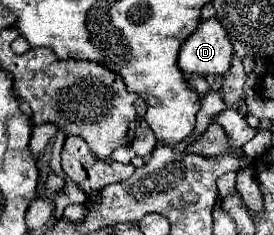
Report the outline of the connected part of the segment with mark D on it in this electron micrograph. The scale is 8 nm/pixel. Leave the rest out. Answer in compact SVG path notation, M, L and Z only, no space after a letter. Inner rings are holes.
M199 19L197 29L181 45L179 67L185 73L221 75L229 69L233 55L227 31L217 19Z

